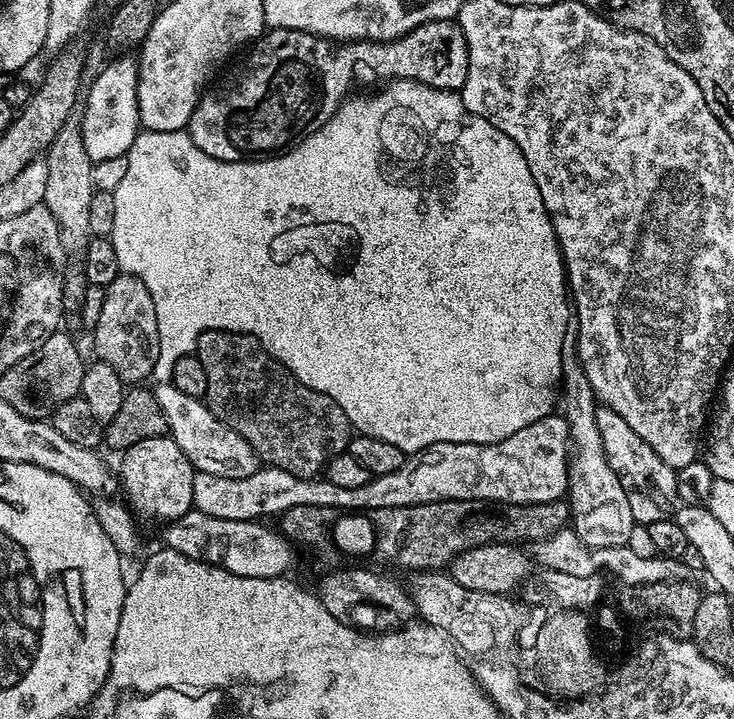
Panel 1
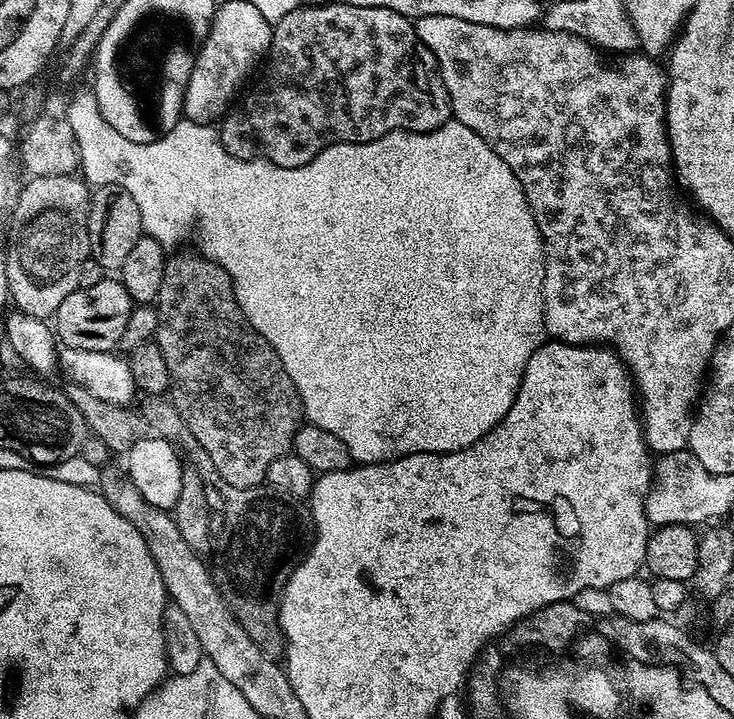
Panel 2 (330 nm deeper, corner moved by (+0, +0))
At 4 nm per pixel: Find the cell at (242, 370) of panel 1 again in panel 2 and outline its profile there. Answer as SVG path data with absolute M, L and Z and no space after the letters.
M184 250L173 251L176 253L173 256L171 253L165 259L162 286L158 290L154 301L157 314L157 330L154 342L158 346L158 350L162 350L162 358L166 358L166 370L170 370L168 386L171 402L177 408L178 414L182 416L182 421L186 422L190 432L197 438L202 449L206 450L207 454L210 454L211 461L214 462L214 468L226 482L231 486L244 488L261 487L265 483L268 471L270 470L270 462L274 462L274 458L282 458L293 451L292 443L296 437L296 432L300 429L300 425L305 419L304 404L300 400L300 395L290 378L290 374L286 374L286 370L274 350L274 346L270 346L268 339L262 334L258 334L242 314L232 289L232 279L226 274L226 270L222 270L222 266L218 266L213 260L206 259L199 251L180 251Z

